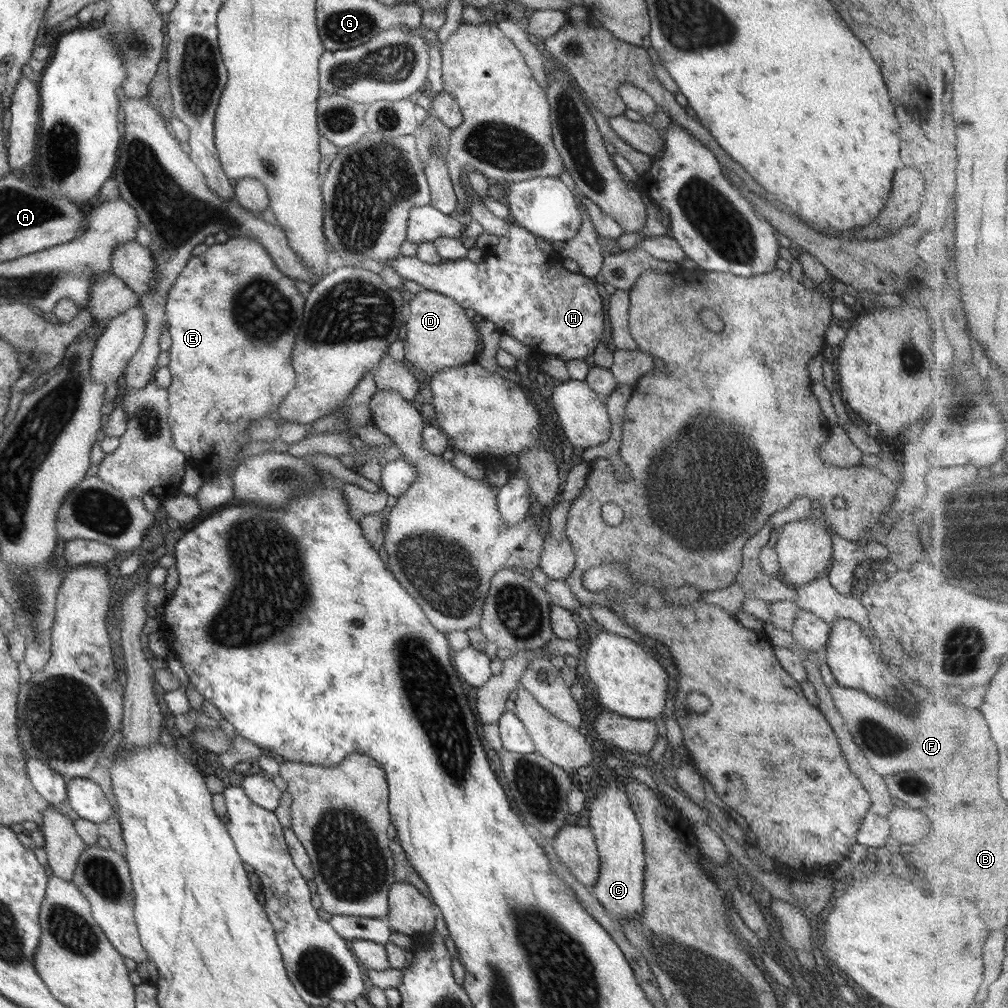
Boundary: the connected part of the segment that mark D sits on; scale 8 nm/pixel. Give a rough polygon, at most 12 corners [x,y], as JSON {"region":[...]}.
{"region":[[422,289],[408,306],[406,361],[436,373],[475,362],[478,327]]}

